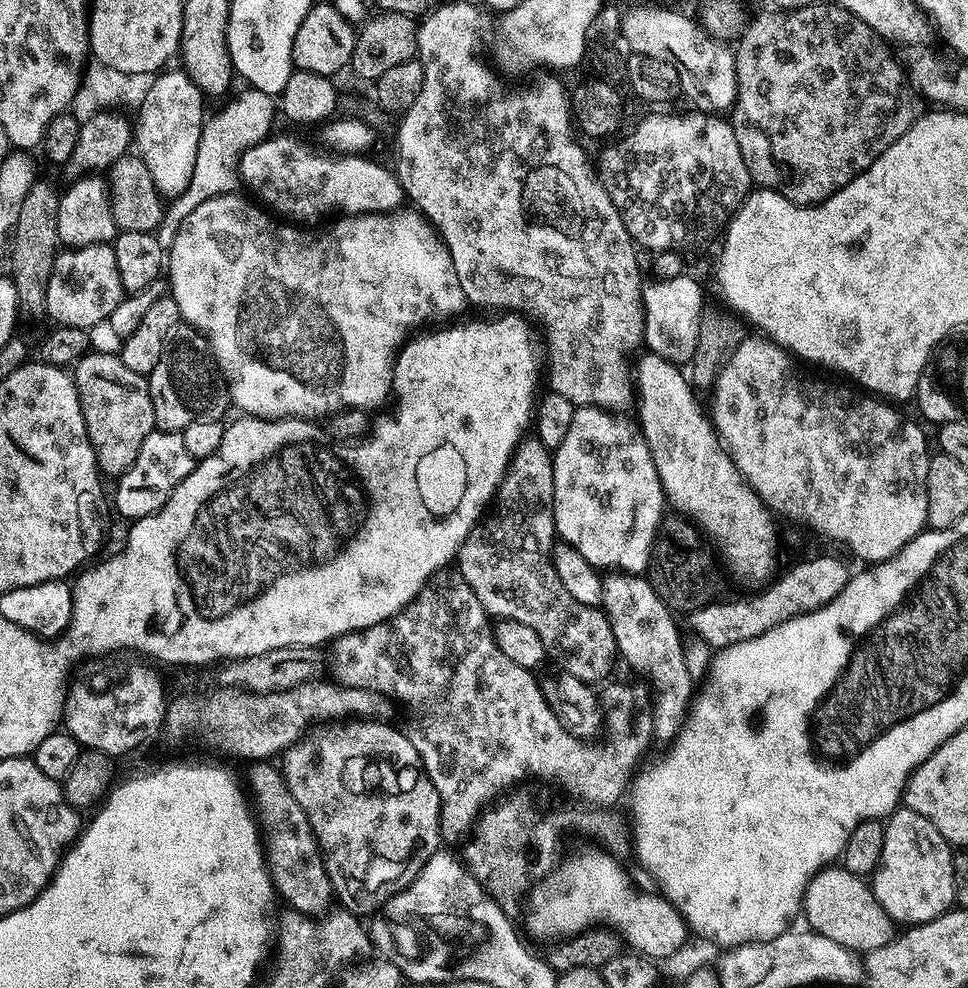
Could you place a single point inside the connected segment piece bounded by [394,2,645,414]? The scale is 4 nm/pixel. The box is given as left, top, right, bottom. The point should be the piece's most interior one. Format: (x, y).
(531, 231)

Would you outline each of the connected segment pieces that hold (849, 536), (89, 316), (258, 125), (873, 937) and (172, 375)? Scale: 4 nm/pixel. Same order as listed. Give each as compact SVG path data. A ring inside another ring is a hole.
M771 338L760 339L764 340L741 340L724 361L710 388L710 419L739 470L748 479L748 485L773 513L784 518L799 517L809 522L809 529L815 534L846 540L844 548L858 559L868 560L864 562L897 556L915 536L925 531L927 525L930 450L923 430L916 424L900 428L900 416L887 399L857 390L851 383L827 384L824 380L812 380L800 385L789 350ZM758 390L766 390L770 406L766 414L754 416L748 414L752 412L752 400L742 398L748 392L756 392L758 398Z
M95 244L75 250L57 251L56 261L50 274L50 282L46 288L46 316L52 319L53 325L74 326L85 330L92 330L95 324L103 325L109 314L124 300L126 293L122 286L122 278L118 274L118 262L112 249L112 244Z
M245 87L222 110L214 116L209 115L200 130L198 155L194 162L194 176L190 186L178 197L173 197L163 211L160 225L155 231L158 244L171 248L181 224L202 203L224 193L236 192L241 185L240 161L248 149L267 139L271 135L274 116L278 108L275 97L256 88Z
M843 866L825 867L813 877L804 892L802 916L808 919L811 931L857 954L878 950L878 946L886 946L898 934L897 925L874 898L871 883L865 877L850 874Z
M195 330L177 331L174 339L164 349L158 366L154 366L154 370L146 379L150 390L150 402L176 404L178 422L184 422L185 430L194 429L195 424L208 424L211 420L220 420L224 416L224 411L230 408L224 373L217 366L208 341Z

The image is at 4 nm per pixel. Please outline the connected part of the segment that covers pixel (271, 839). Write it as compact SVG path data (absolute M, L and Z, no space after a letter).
M252 762L248 768L248 788L251 803L254 805L254 816L258 821L259 831L262 833L262 847L264 858L268 865L268 875L272 877L272 886L277 897L285 900L293 911L302 912L307 916L317 917L331 909L334 904L332 883L326 874L324 858L320 855L320 847L316 841L316 835L312 833L310 822L298 806L294 794L290 794L287 782L284 781L284 773L272 762Z

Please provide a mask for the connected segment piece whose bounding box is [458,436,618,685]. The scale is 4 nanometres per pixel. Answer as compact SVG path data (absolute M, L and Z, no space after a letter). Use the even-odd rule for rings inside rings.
M538 436L531 437L523 437L516 446L495 493L492 514L490 512L483 517L464 540L458 553L458 571L462 578L466 578L470 590L474 590L489 617L530 626L537 632L538 638L542 638L542 646L549 657L558 654L558 648L562 658L568 656L568 664L563 671L595 685L596 680L606 679L612 663L617 663L616 639L607 615L599 607L576 600L574 594L562 586L562 578L558 578L558 570L552 565L555 537L553 455Z

